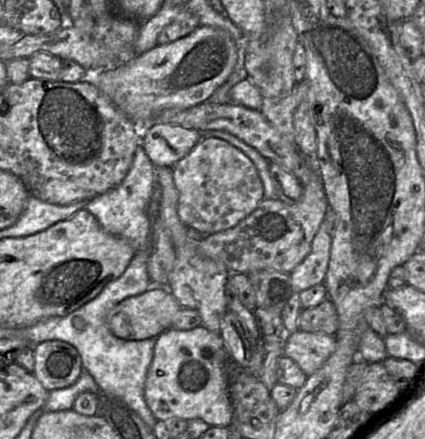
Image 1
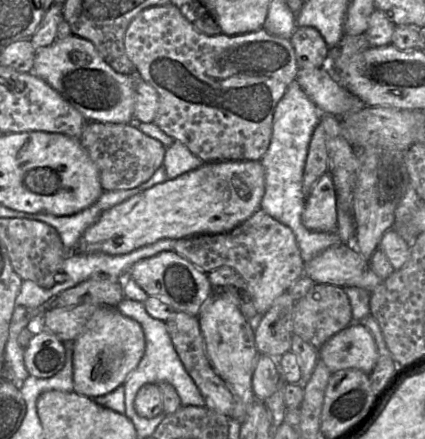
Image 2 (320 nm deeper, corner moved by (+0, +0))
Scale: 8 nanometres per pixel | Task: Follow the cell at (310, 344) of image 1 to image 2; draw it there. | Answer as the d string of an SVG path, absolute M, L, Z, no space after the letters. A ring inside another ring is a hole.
M352 322L318 349L318 358L331 373L355 368L370 375L377 363L378 351L370 331L362 323Z

